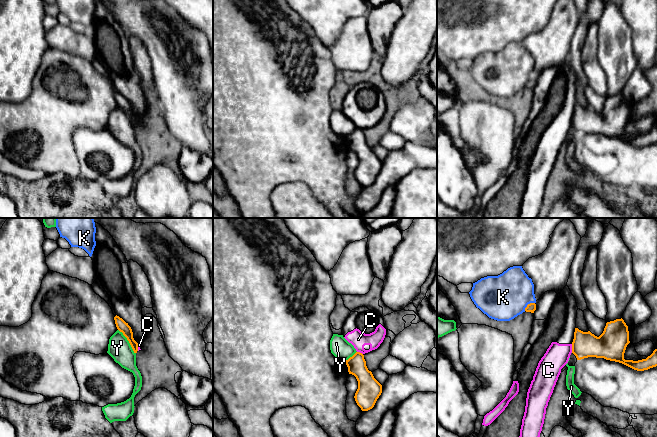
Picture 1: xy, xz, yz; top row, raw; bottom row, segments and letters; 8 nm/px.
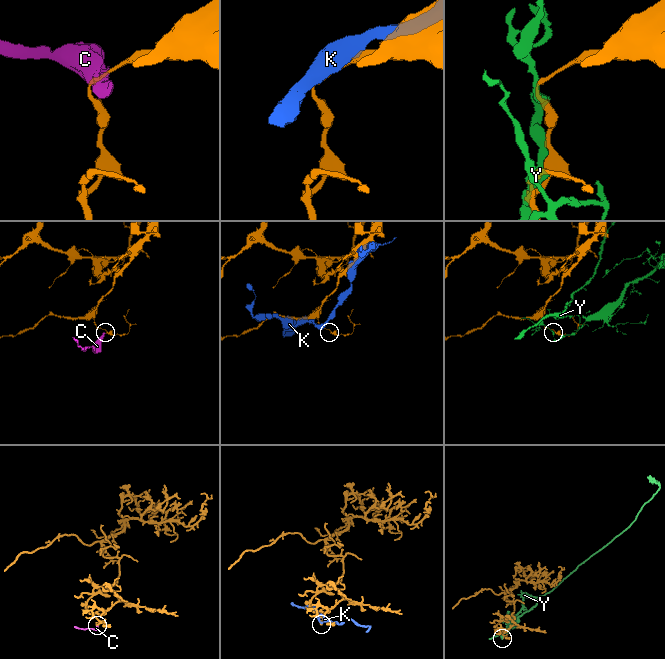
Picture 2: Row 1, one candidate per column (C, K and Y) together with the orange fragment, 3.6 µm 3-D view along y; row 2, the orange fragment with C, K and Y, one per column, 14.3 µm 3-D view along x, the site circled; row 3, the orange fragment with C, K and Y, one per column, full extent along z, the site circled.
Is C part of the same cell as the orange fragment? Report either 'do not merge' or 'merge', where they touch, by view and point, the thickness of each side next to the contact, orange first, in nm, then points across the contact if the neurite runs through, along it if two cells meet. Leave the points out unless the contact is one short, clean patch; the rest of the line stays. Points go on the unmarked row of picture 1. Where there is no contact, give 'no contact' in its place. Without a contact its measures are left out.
do not merge; meets orange in yz at (572, 124); 200 nm thick on the orange side, 190 nm on the other; border along yz (571, 120), (572, 128)

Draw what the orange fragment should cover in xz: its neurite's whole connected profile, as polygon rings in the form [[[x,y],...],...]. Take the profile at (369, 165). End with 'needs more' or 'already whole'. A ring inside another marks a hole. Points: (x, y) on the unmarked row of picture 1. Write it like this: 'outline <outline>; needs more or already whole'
outline [[[356,128],[345,138],[349,150],[354,151],[358,157],[358,165],[354,172],[357,181],[362,187],[372,185],[382,169],[382,161],[368,146],[362,129]]]; already whole

